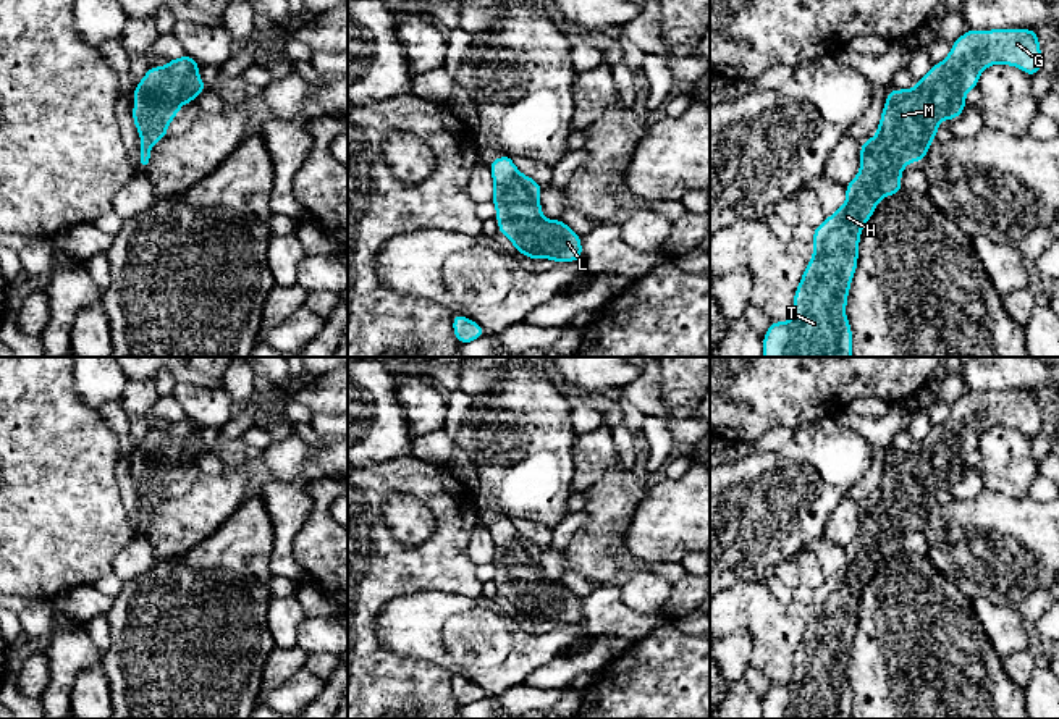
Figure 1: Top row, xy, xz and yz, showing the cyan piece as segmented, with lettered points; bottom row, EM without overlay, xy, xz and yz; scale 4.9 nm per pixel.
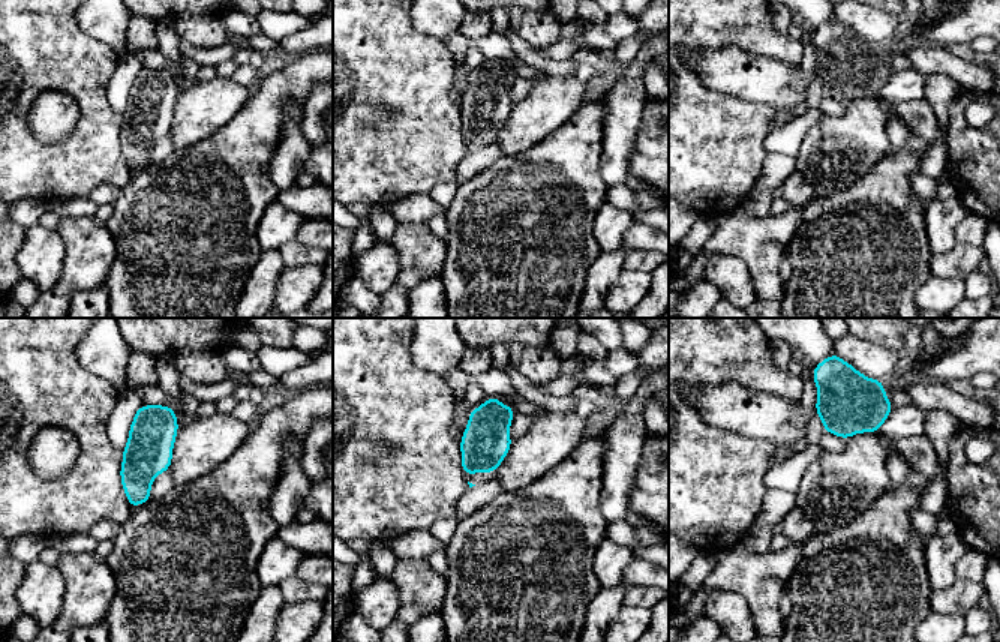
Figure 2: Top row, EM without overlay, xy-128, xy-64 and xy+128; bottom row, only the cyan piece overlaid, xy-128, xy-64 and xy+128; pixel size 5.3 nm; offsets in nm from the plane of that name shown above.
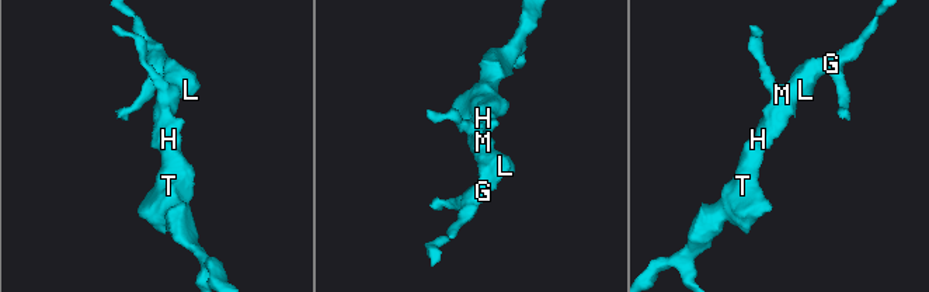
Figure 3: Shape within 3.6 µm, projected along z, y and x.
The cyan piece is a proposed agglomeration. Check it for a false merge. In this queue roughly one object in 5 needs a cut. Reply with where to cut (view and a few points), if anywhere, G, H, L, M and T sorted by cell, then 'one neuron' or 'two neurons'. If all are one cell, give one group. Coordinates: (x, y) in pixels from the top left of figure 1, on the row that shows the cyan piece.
no cut | G H L M T | one neuron

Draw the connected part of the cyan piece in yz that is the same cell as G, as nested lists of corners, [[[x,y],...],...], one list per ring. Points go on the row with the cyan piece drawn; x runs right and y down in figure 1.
[[[968,29],[951,45],[949,55],[935,63],[931,69],[910,89],[892,89],[886,95],[876,134],[860,145],[860,170],[846,184],[846,204],[813,229],[813,255],[794,292],[792,317],[789,322],[771,322],[763,334],[763,357],[852,357],[852,328],[846,317],[847,296],[857,271],[859,244],[862,228],[871,218],[881,199],[904,189],[901,173],[912,162],[926,158],[928,147],[936,139],[943,120],[956,120],[962,115],[965,94],[977,89],[980,74],[991,65],[1017,66],[1030,78],[1041,69],[1041,47],[1036,29],[988,29],[985,32]]]

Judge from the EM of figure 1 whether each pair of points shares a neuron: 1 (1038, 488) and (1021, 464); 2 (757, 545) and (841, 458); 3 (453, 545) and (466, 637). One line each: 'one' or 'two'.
1: two
2: one
3: two

